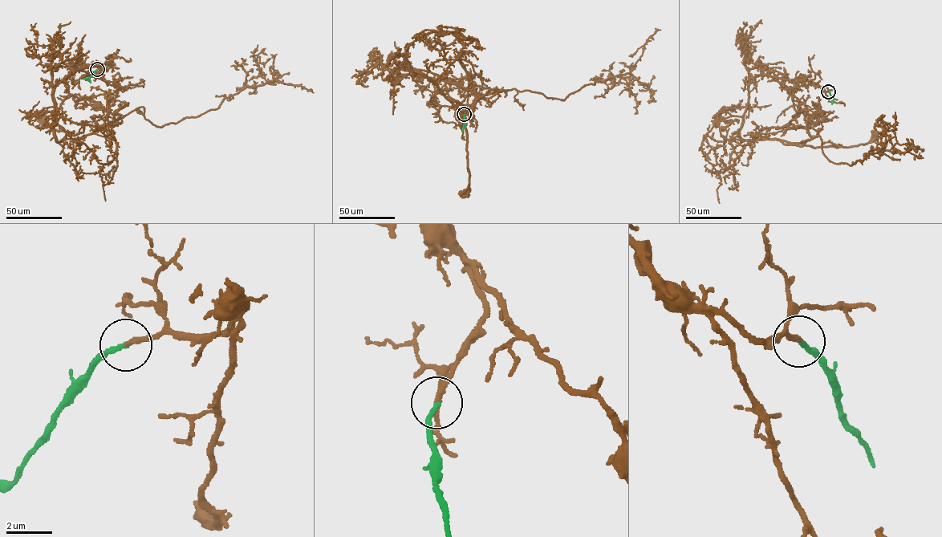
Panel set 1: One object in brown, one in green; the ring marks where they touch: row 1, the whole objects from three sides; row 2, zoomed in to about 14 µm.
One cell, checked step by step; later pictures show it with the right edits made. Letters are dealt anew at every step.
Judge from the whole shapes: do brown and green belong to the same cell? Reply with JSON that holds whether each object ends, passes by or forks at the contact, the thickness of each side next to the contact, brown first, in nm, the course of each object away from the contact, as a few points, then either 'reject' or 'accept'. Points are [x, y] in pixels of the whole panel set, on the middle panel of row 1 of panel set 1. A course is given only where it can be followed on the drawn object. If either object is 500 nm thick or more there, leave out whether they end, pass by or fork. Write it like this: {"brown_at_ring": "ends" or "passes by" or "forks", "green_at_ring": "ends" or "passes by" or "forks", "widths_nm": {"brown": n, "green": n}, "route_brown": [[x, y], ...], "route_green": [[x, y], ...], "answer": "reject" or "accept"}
{"brown_at_ring": "ends", "green_at_ring": "ends", "widths_nm": {"brown": 220, "green": 200}, "route_brown": [[464, 114], [465, 107], [448, 95], [442, 76], [399, 70], [425, 75], [463, 119], [469, 175], [464, 193]], "route_green": [[464, 114], [461, 131]], "answer": "accept"}

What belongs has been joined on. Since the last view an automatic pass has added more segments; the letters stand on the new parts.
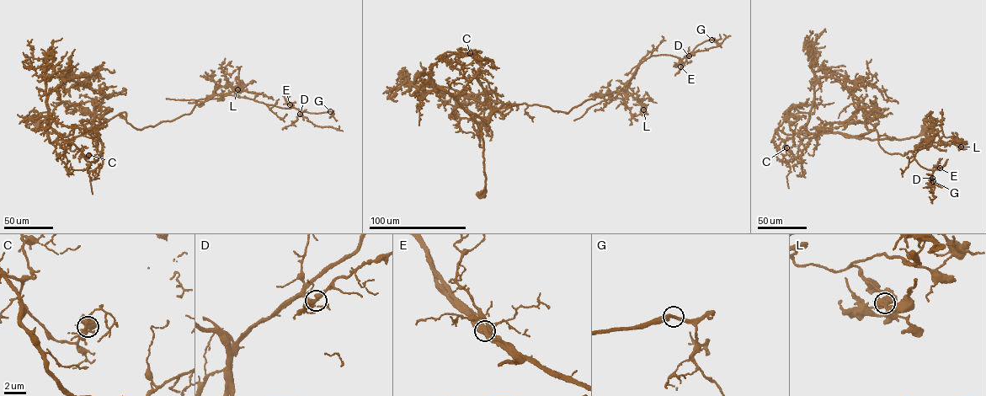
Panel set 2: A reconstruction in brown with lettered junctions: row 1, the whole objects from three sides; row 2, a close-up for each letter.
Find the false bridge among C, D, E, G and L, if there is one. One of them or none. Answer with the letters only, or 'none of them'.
L

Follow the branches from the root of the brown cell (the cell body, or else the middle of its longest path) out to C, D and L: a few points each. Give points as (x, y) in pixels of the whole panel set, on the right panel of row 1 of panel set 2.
C: (924, 128), (920, 135), (898, 140), (810, 132), (809, 114), (798, 112), (786, 116), (777, 130), (786, 147)
D: (924, 128), (898, 140), (842, 134), (876, 130), (883, 150), (903, 155), (932, 141), (914, 158), (932, 178)
L: (924, 128), (898, 140), (842, 134), (860, 138), (876, 130), (883, 150), (903, 155), (925, 141), (961, 147)

